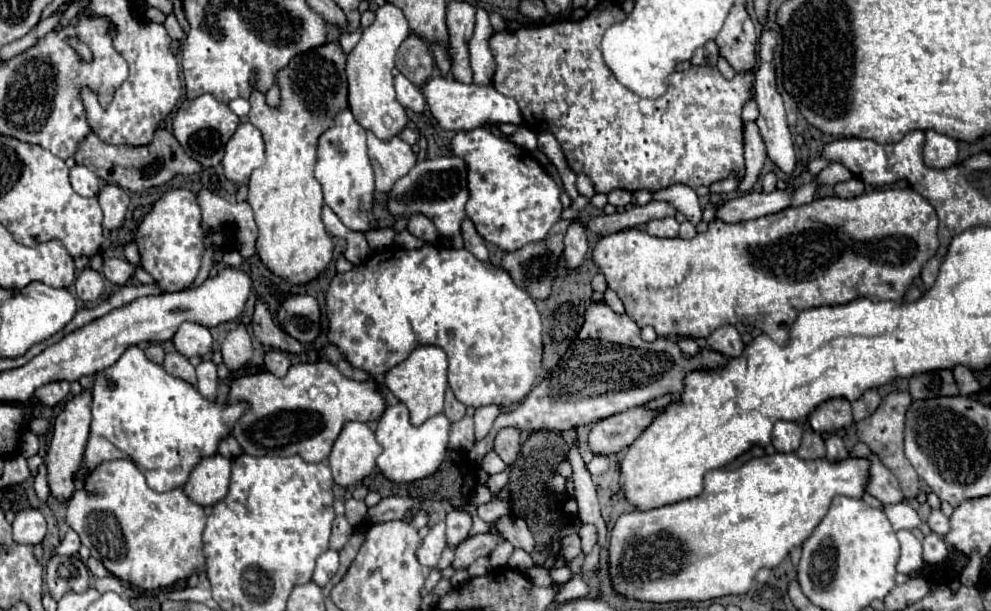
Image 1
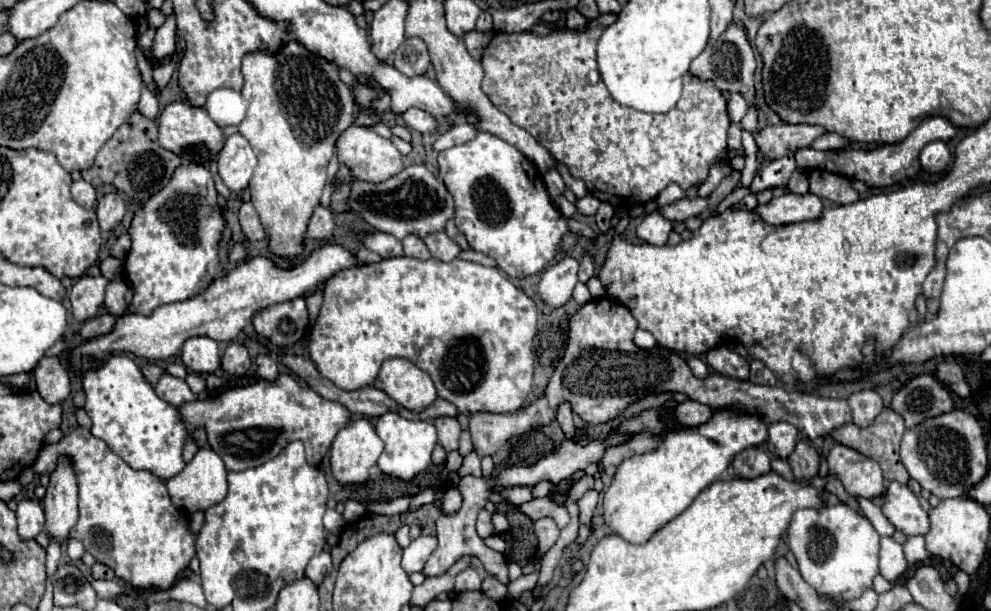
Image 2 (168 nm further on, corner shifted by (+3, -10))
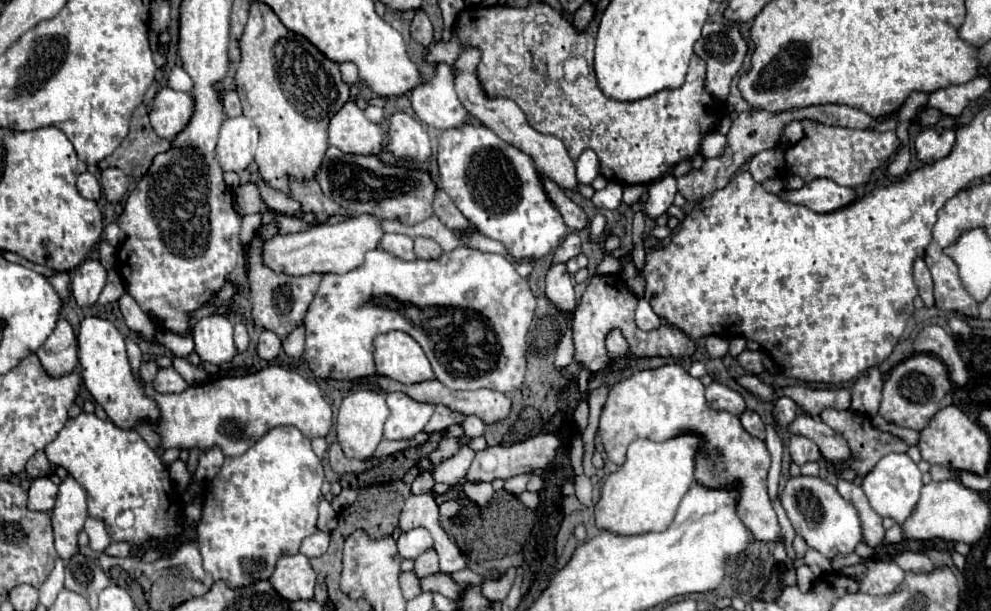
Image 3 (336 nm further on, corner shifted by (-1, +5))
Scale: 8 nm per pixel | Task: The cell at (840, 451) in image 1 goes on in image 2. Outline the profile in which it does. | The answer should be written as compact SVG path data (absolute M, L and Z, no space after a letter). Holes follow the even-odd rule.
M827 476L827 488L825 490L829 490L831 494L835 494L843 504L847 504L849 508L855 508L855 512L859 512L861 514L861 510L859 510L859 504L857 504L857 500L851 496L851 494L847 494L845 492L845 488L843 488L843 484L837 480L837 478L831 478L831 476Z

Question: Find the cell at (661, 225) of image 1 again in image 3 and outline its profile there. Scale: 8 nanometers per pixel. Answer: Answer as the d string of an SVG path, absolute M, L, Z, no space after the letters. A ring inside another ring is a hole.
M665 175L661 181L647 185L647 191L649 191L649 199L645 203L645 215L647 217L657 219L673 205L673 197L677 193L675 183L677 181L675 181L673 175Z

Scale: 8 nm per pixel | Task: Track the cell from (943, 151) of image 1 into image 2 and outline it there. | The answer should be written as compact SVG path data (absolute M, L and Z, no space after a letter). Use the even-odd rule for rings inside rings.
M937 140L937 142L929 142L921 154L919 154L919 160L921 160L921 166L925 172L931 172L931 174L939 174L943 172L949 162L951 162L951 152L947 148L945 142Z

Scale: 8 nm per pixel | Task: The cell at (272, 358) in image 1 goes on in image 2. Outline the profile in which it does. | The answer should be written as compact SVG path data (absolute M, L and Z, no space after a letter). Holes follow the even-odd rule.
M259 354L257 356L257 374L263 378L263 380L275 380L279 376L277 372L277 364L271 356L267 354Z

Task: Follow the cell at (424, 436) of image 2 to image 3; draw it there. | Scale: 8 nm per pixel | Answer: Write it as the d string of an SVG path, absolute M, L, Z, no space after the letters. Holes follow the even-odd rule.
M389 393L387 405L391 415L385 423L385 439L389 441L409 441L421 433L433 415L429 403L417 403L403 393Z

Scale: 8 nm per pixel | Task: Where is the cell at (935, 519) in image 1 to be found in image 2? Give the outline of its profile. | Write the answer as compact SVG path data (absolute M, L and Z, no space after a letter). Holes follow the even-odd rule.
M889 482L887 490L883 492L883 516L895 526L895 530L903 532L905 536L925 534L929 530L927 512L919 506L919 498L899 482Z

